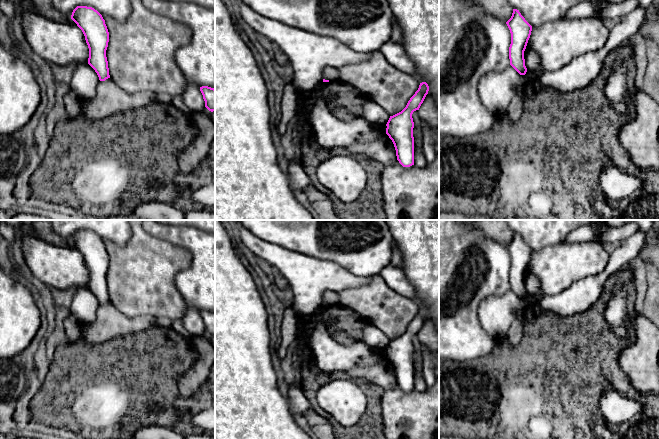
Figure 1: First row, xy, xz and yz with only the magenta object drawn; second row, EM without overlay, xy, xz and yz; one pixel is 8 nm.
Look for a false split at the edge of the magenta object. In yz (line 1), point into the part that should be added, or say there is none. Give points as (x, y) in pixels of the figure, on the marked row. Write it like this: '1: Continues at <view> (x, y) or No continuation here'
1: No continuation here

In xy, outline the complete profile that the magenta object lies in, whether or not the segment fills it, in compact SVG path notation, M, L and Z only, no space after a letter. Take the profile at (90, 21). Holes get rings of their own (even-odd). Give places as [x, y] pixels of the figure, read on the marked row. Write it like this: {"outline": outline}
{"outline": "M77 6L71 19L85 36L89 48L88 64L95 70L100 81L110 78L106 57L109 32L102 15L92 7Z"}

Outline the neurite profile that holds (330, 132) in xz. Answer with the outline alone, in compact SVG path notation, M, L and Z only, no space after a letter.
M316 94L313 95L309 123L316 136L317 143L325 149L348 147L356 142L364 144L386 133L386 125L369 122L362 117L349 121L336 119L326 102Z

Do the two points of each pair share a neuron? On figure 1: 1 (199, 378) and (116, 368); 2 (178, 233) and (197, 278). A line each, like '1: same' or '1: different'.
1: different
2: same

